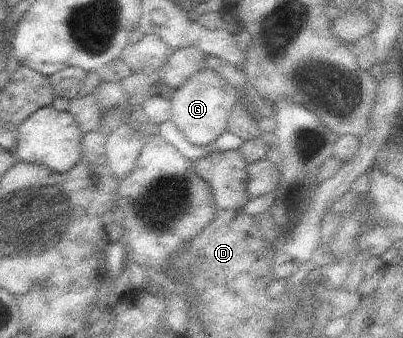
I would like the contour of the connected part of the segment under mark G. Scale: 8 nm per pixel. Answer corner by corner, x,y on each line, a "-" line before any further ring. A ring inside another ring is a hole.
209,67
191,74
171,98
171,118
185,140
195,146
209,146
227,132
227,120
233,105
240,100
238,90

